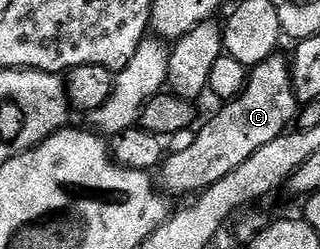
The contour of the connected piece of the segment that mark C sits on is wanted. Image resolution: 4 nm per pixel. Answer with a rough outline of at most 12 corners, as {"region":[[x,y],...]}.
{"region":[[266,58],[185,152],[164,191],[198,195],[297,118],[288,59]]}

